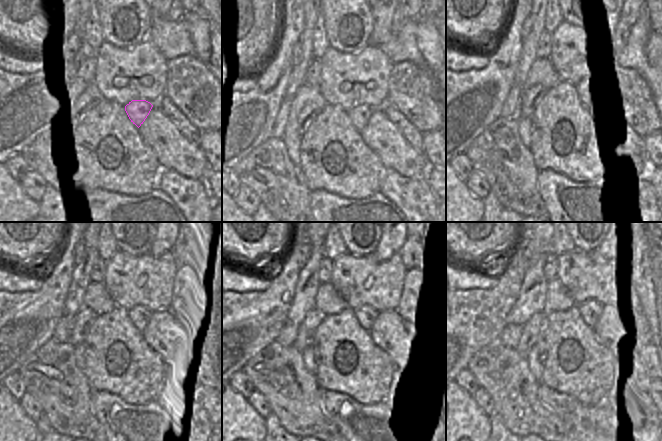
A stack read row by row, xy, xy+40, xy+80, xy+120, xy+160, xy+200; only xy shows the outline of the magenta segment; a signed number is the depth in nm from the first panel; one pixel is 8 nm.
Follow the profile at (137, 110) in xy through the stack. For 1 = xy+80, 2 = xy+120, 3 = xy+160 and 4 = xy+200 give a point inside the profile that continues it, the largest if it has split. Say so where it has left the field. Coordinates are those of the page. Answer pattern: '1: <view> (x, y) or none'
1: xy+80 (588, 96)
2: xy+120 (140, 316)
3: xy+160 (365, 315)
4: xy+200 (590, 310)

